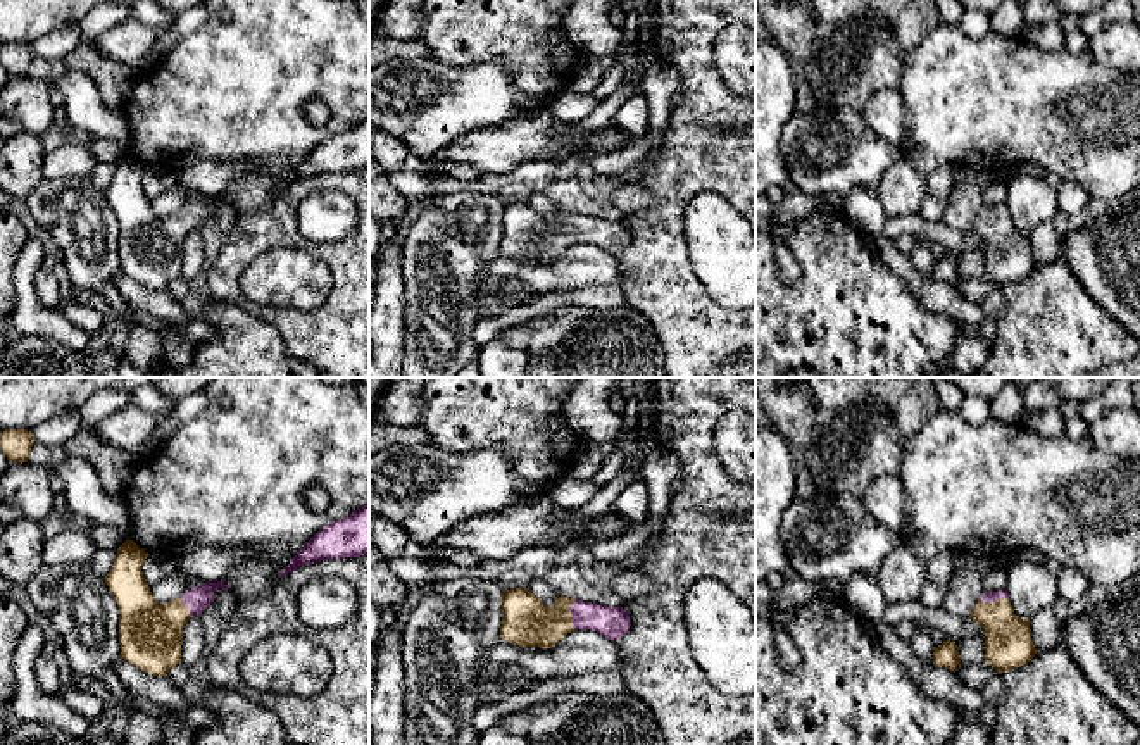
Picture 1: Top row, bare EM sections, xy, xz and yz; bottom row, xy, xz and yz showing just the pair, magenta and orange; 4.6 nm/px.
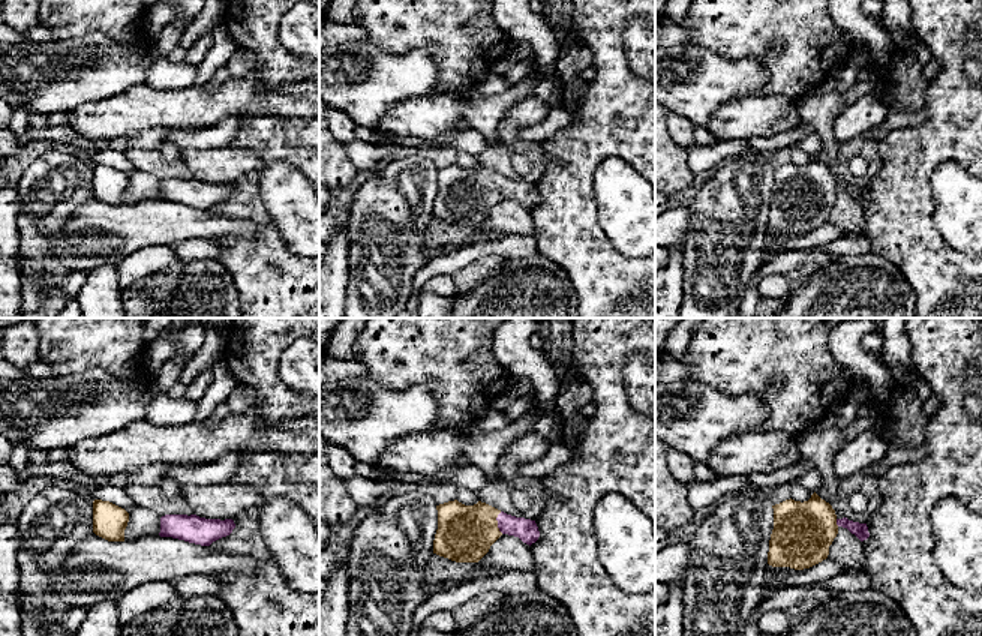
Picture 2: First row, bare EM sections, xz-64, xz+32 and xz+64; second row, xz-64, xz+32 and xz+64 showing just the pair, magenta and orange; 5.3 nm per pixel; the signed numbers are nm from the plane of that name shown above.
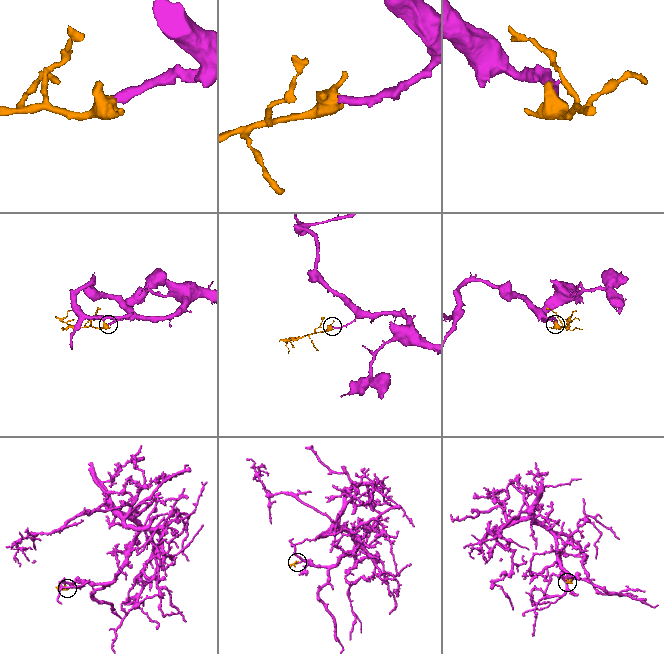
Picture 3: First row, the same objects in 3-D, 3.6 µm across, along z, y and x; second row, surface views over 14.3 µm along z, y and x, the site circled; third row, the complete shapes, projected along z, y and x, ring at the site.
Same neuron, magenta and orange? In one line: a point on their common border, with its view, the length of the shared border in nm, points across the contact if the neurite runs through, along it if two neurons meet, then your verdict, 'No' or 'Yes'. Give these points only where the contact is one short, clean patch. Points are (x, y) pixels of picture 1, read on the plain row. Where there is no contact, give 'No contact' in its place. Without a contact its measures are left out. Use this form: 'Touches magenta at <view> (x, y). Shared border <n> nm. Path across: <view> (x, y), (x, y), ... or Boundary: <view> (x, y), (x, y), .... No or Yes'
Touches magenta at xz (571, 228). Shared border 140 nm. Path across: xz (613, 237), (571, 228), (557, 235), (526, 235). Yes

